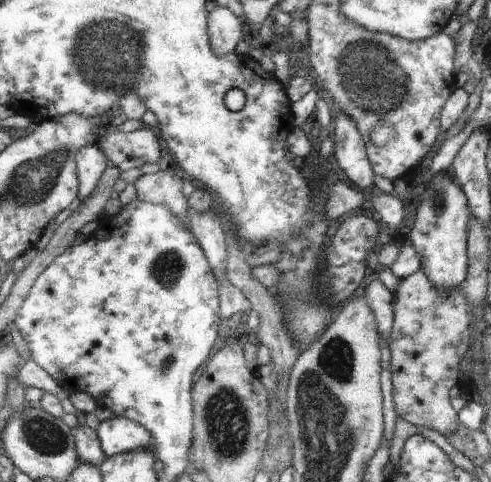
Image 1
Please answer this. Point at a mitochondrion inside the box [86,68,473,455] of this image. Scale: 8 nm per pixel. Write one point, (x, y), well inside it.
(168, 268)

